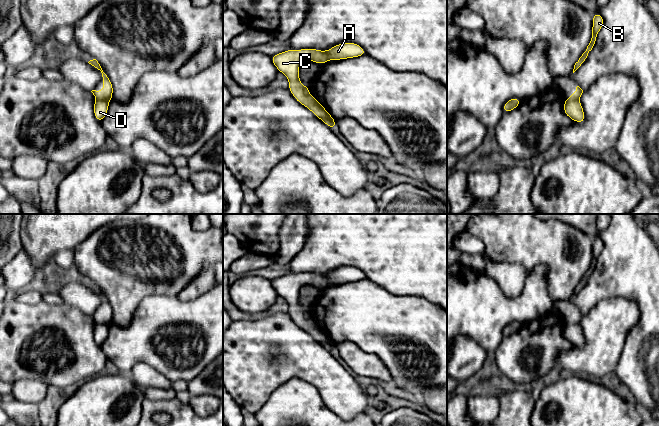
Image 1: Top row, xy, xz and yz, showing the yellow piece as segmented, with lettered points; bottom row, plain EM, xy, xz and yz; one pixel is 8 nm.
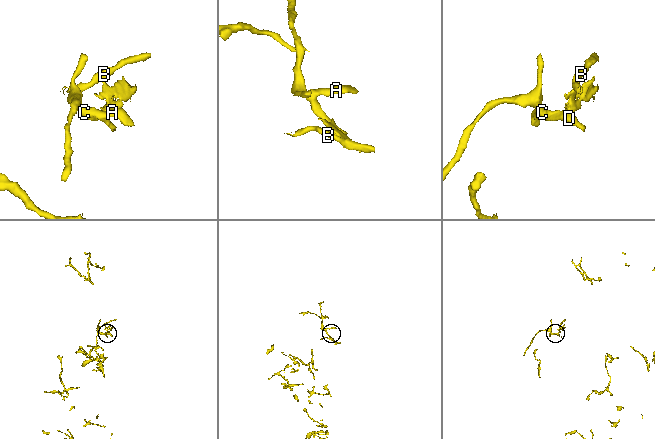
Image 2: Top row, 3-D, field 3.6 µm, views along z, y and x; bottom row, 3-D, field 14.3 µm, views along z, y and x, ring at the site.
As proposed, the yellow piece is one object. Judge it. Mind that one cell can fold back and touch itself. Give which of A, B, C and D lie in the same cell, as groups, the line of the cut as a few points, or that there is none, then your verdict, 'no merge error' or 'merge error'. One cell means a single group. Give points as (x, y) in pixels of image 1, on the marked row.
groups A C D / B; cut xz (326, 111), (331, 120), (329, 125); merge error

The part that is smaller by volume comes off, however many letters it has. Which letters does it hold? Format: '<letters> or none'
B

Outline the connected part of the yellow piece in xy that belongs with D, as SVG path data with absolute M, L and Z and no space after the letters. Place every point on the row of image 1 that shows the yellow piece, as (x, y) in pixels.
M98 100L94 102L94 116L97 121L101 122L106 116L109 108L109 101L107 100Z

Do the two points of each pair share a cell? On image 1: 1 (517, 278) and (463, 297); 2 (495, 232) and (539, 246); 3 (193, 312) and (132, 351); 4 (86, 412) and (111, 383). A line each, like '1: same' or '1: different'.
1: different
2: same
3: same
4: same

